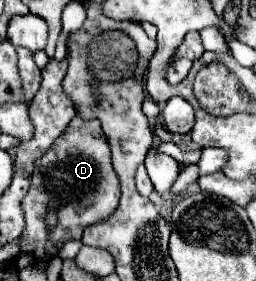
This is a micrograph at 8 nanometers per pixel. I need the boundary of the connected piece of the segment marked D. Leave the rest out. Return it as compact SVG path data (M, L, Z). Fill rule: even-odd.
M76 116L68 124L64 134L50 146L50 150L46 150L44 156L38 158L38 170L32 174L32 186L30 186L28 194L24 196L24 200L22 200L26 226L24 226L24 232L20 234L20 252L18 252L18 256L20 254L32 254L34 258L40 258L40 260L54 258L60 252L60 248L64 246L64 242L80 240L84 228L112 216L112 212L116 210L118 200L120 200L120 182L118 182L118 176L116 176L116 172L112 168L108 140L102 134L100 122L98 120L82 120L80 116ZM50 208L58 216L58 226L56 226L58 236L46 224L46 214L48 214Z

